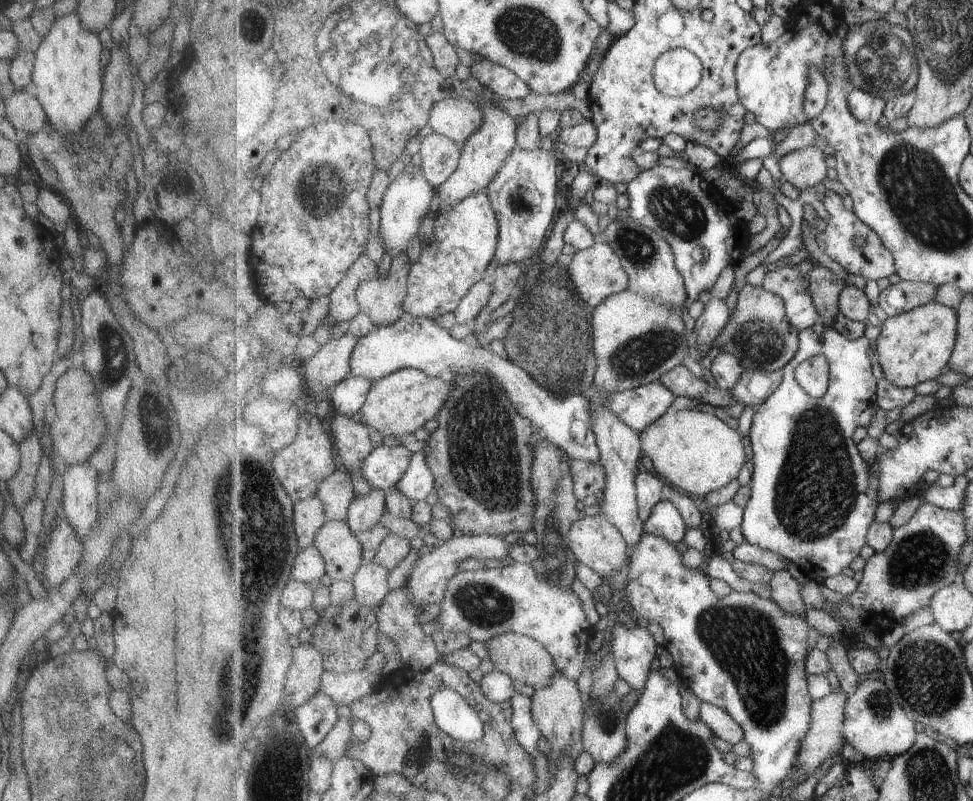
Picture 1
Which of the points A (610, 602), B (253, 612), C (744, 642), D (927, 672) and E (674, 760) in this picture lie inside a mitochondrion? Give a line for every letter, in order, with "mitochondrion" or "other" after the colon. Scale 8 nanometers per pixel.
A: other
B: mitochondrion
C: mitochondrion
D: mitochondrion
E: mitochondrion

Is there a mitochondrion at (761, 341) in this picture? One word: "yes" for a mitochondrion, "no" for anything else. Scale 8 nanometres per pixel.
yes

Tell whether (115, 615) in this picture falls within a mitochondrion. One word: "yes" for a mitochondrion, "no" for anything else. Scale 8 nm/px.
no

